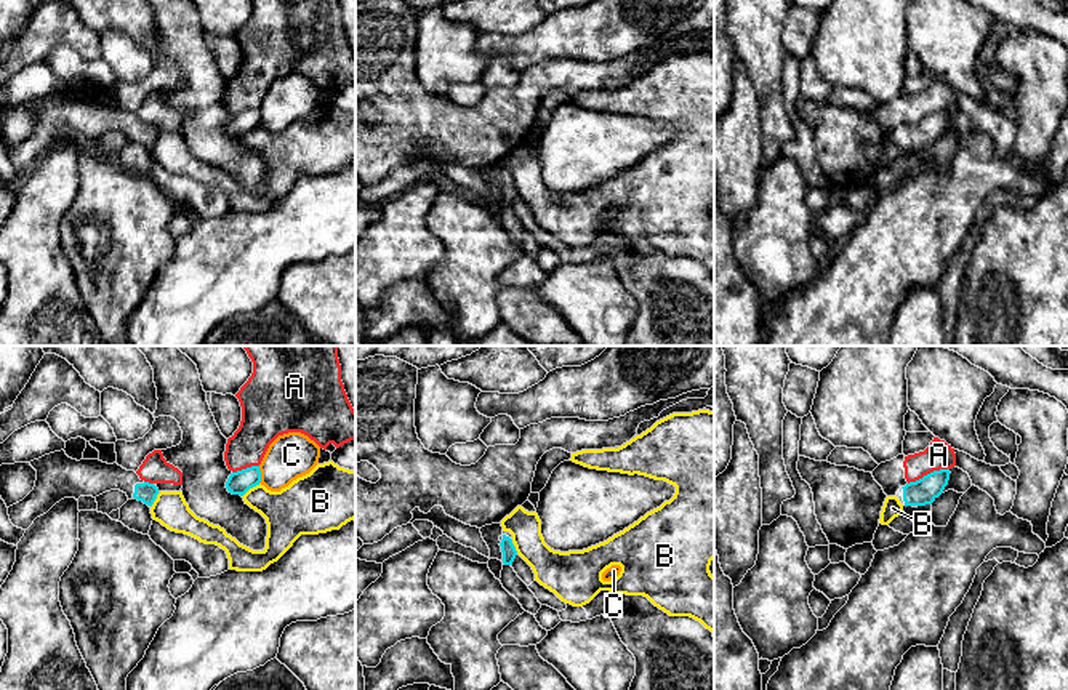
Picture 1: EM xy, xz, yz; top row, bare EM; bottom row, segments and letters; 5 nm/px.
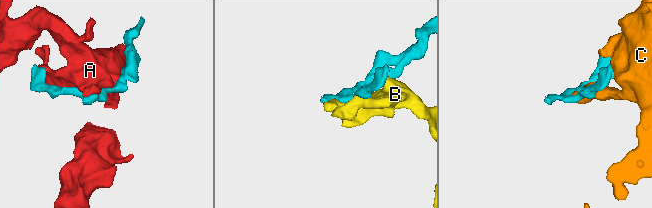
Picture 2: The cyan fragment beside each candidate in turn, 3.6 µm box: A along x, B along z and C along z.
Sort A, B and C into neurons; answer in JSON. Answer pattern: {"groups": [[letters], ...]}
{"groups": [["A"], ["B"], ["C"]]}

